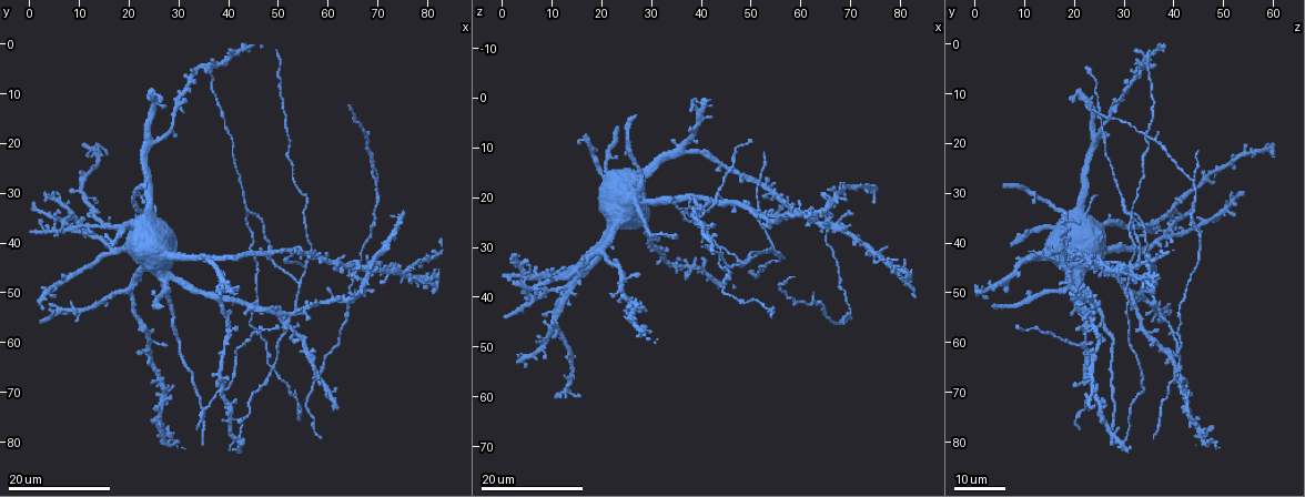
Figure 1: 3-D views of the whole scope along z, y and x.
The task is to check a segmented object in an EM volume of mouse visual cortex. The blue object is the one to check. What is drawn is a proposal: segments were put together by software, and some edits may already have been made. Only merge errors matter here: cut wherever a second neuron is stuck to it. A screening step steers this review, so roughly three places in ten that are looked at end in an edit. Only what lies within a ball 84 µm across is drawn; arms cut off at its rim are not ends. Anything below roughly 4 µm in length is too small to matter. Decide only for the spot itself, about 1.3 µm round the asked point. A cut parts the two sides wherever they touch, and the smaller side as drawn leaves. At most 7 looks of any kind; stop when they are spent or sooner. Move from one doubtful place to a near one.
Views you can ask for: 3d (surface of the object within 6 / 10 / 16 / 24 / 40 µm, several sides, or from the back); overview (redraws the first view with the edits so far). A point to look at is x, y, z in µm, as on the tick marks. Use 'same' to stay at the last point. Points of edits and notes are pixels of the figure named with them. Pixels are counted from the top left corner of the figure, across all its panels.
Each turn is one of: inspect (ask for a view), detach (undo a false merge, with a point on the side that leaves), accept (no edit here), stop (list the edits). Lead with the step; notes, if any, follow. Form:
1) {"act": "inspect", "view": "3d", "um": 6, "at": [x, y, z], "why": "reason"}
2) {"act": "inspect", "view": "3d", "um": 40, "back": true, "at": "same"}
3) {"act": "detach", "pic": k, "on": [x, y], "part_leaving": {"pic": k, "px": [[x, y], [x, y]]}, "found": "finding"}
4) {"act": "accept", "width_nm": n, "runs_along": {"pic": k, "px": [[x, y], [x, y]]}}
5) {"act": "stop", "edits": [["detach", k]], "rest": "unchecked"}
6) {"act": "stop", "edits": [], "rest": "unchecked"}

{"act": "inspect", "view": "3d", "um": 16, "at": [69.5, 27.5, 43.5], "why": "three arms meet"}

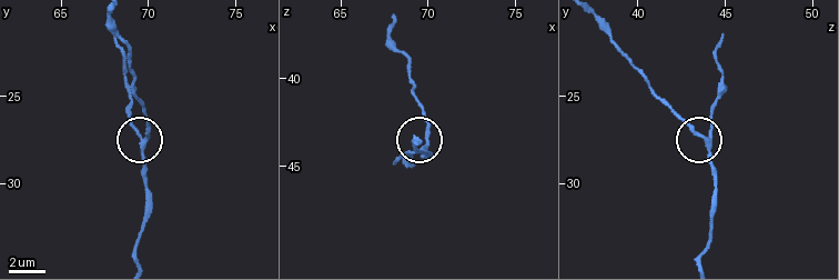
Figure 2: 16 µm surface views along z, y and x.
{"act": "inspect", "view": "3d", "um": 6, "at": [69.7, 27.4, 44.1], "why": "closer look"}

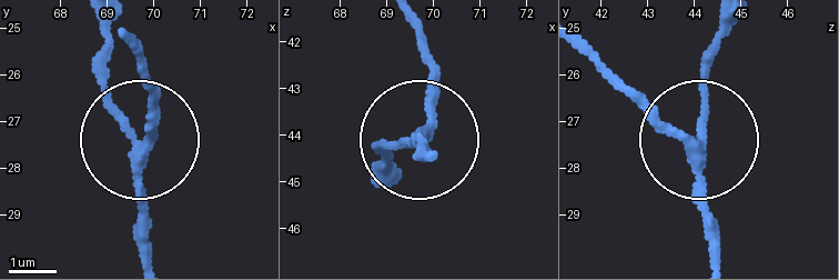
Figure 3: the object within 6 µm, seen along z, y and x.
{"act": "detach", "pic": 3, "on": [103, 82], "arms": 3, "part_leaving": {"pic": 3, "px": [[142, 147], [110, 91], [99, 20]]}, "found": "a second neuron is stuck on"}

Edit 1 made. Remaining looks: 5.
{"act": "inspect", "view": "3d", "um": 16, "at": [68.0, 19.0, 36.5], "why": "side arm on a straight run"}

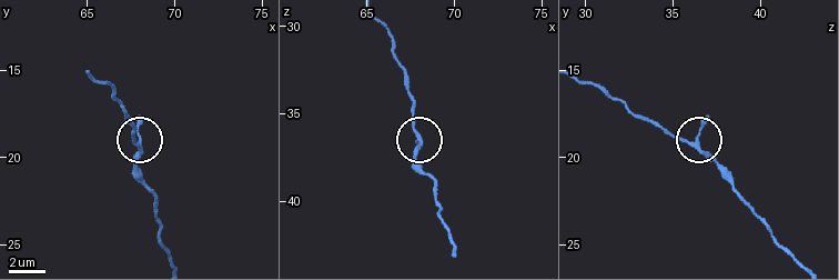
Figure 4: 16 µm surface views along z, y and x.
{"act": "inspect", "view": "3d", "um": 6, "at": [68.0, 19.6, 36.5]}

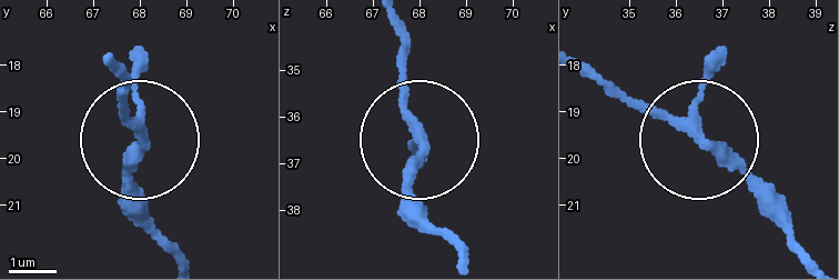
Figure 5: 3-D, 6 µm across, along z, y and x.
{"act": "accept", "width_nm": 210, "runs_along": {"pic": 5, "px": [[173, 252], [125, 172], [138, 144], [125, 66]]}, "found": "continuous, no second neuron"}

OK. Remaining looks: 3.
{"act": "inspect", "view": "3d", "um": 16, "at": [28.5, 47.5, 20.5]}

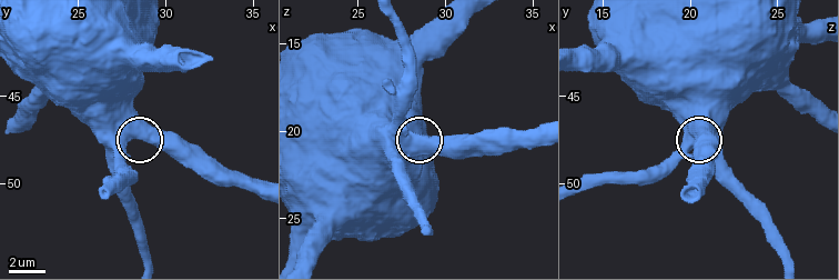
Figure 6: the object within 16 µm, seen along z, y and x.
{"act": "inspect", "view": "3d", "um": 10, "at": [28.3, 47.4, 20.8]}

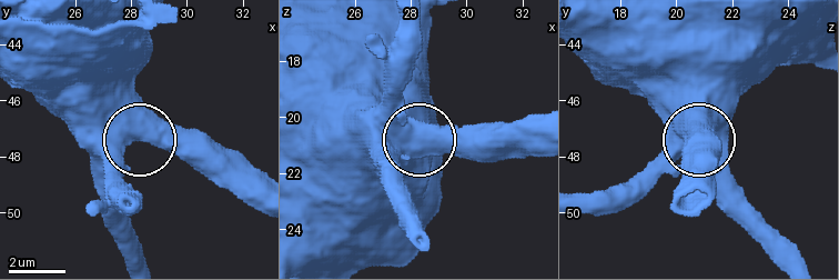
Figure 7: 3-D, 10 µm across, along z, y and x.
{"act": "accept", "found": "continuous, no second neuron"}

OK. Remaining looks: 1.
{"act": "stop", "edits": [["detach", 3]], "rest": "unchecked"}

